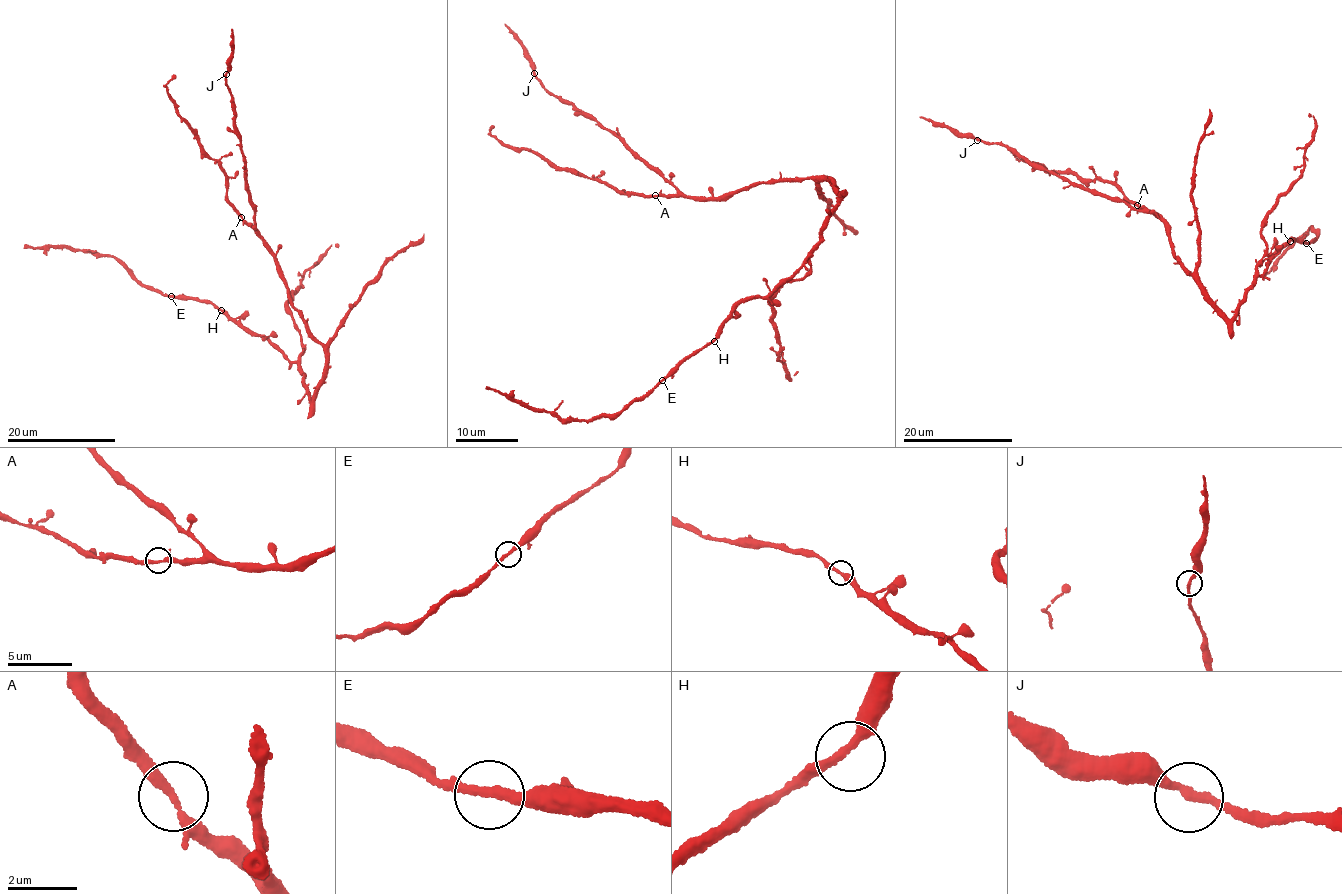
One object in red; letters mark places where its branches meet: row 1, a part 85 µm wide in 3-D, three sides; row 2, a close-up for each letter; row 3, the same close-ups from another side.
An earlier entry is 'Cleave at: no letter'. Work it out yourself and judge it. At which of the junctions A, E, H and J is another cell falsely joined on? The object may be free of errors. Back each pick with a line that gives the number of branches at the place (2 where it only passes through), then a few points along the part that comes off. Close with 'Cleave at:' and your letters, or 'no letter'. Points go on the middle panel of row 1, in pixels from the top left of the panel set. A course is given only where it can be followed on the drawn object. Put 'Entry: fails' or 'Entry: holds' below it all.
Cleave at: no letter
Entry: holds

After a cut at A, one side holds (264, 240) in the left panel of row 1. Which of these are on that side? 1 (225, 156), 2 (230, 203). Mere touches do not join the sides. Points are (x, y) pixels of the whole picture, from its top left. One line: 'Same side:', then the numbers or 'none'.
Same side: none

